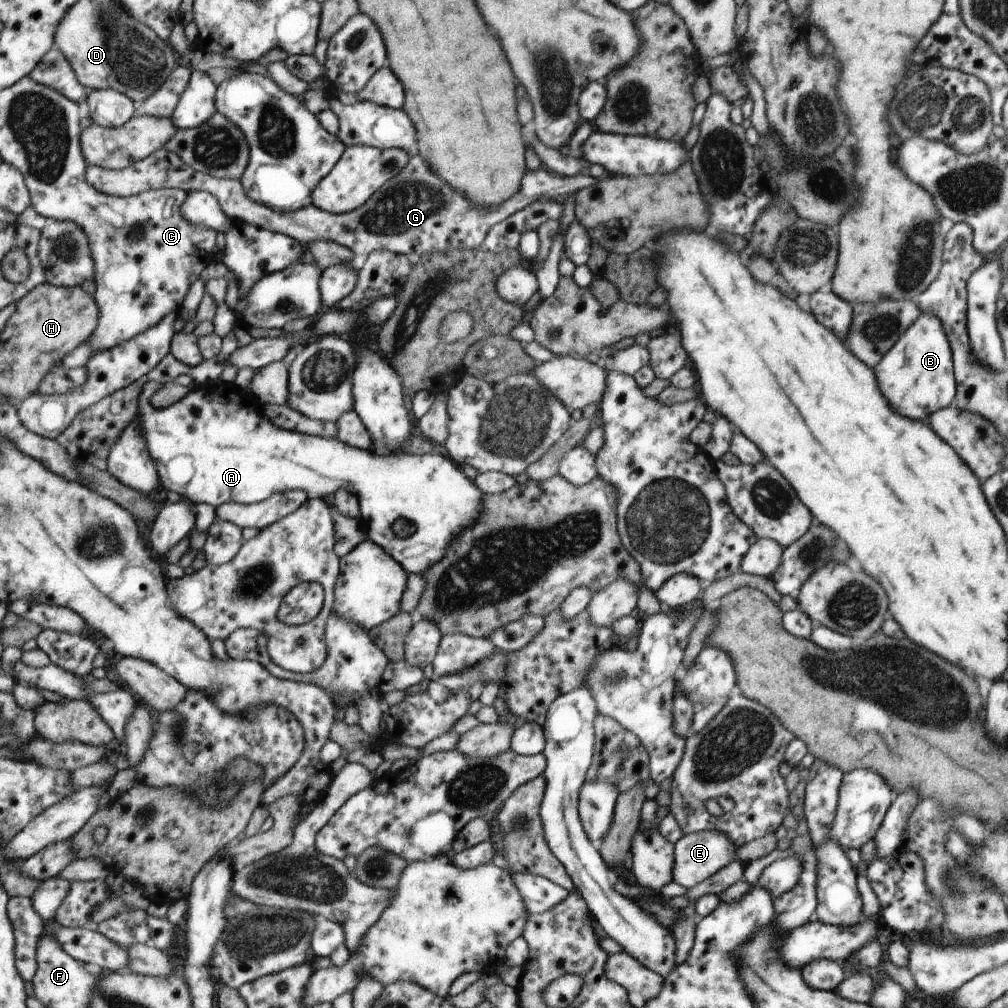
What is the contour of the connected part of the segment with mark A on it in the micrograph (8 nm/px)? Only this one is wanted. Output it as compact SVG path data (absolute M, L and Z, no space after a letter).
M148 382L139 396L138 419L144 430L147 450L157 465L164 491L173 490L195 504L204 502L214 507L230 502L253 504L294 490L304 490L311 499L333 501L335 494L345 488L357 498L359 524L366 536L409 574L421 574L434 567L446 555L451 540L471 528L483 508L483 493L443 452L377 456L375 452L355 448L337 437L285 430L265 416L250 389L240 388L233 382L202 383L179 402L165 408L157 408L151 402L159 388L161 385L157 382Z

